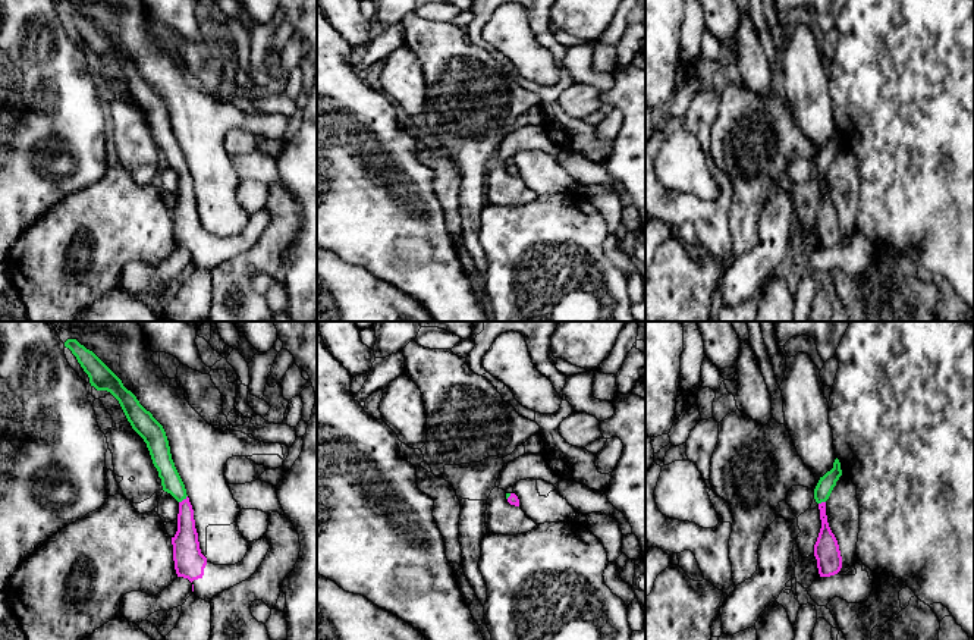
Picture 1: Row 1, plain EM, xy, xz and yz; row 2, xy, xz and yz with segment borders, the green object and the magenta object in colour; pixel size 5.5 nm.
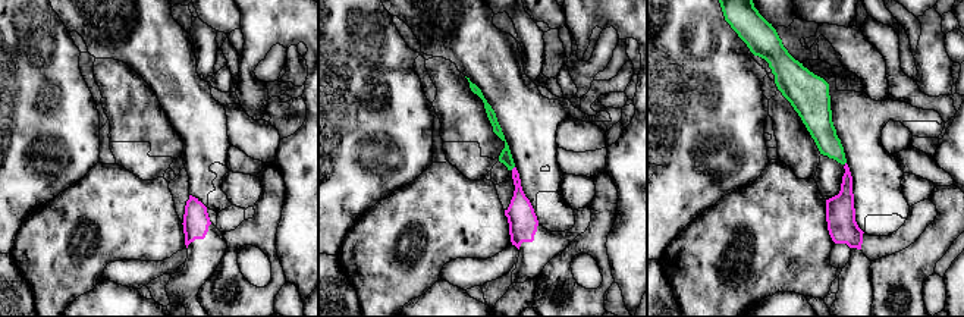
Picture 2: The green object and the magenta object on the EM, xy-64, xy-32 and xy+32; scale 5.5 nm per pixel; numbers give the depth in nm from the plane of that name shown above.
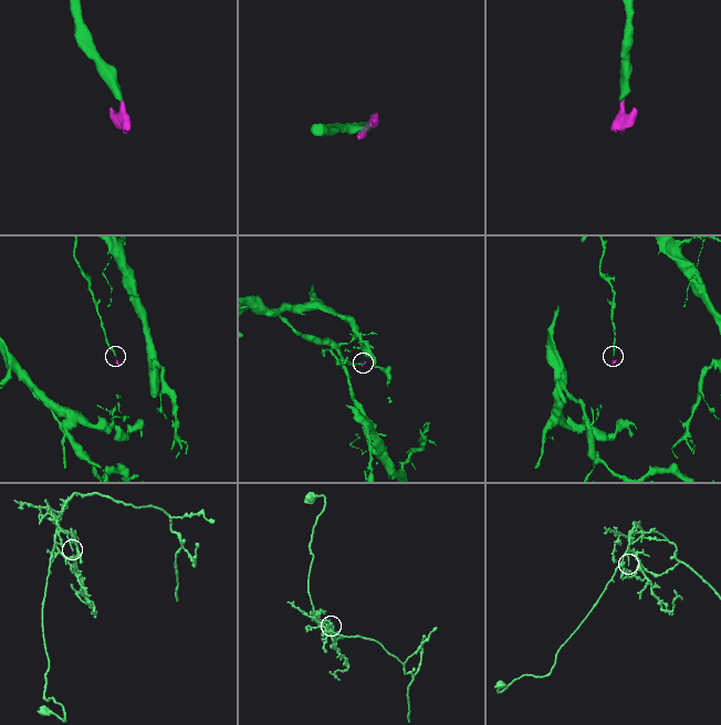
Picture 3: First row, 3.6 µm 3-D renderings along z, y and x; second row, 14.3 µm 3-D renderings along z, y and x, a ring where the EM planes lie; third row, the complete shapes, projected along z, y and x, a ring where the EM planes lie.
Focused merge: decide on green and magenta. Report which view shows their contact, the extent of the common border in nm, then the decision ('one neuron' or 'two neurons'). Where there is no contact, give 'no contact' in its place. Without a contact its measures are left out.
contact in xy; length 60 nm; one neuron

